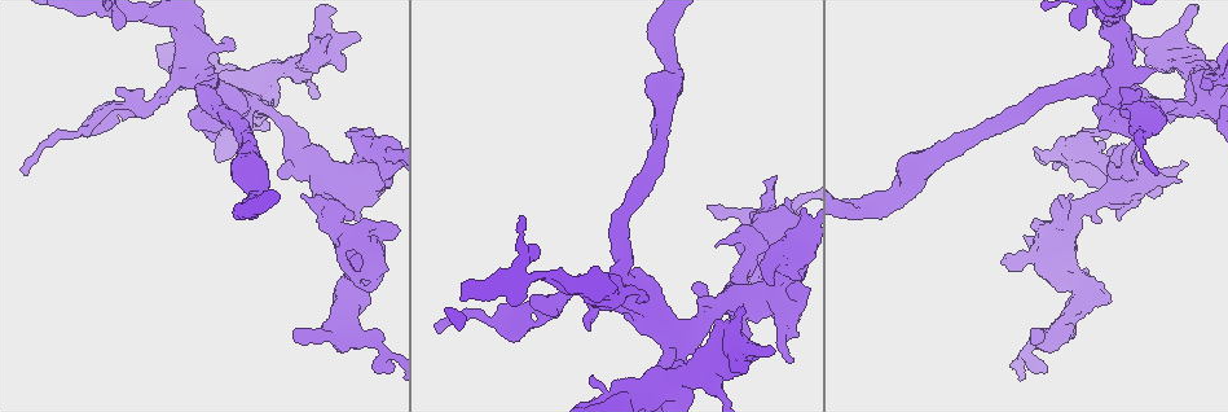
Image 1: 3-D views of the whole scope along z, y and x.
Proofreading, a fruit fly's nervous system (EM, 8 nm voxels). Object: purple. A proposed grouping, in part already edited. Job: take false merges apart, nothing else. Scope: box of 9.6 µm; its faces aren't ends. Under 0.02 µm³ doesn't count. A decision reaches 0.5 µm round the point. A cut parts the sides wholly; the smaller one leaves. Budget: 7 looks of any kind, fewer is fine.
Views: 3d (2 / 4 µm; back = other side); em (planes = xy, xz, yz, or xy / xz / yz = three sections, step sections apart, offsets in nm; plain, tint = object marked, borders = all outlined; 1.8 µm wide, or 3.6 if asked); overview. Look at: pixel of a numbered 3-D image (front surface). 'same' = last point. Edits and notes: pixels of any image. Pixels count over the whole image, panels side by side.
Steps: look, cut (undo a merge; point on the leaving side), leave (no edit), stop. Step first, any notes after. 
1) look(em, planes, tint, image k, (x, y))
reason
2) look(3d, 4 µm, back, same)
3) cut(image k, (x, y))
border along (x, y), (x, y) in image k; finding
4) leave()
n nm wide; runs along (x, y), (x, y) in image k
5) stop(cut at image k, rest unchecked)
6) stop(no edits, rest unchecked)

look(3d, 2 µm, image 1, (593, 315))
closes a loop

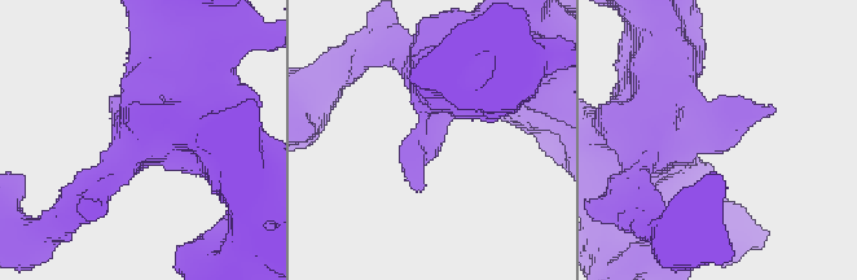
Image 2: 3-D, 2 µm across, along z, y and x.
look(em, xz, step 4, tint, image 2, (425, 135))
arms of 180, 420 nm

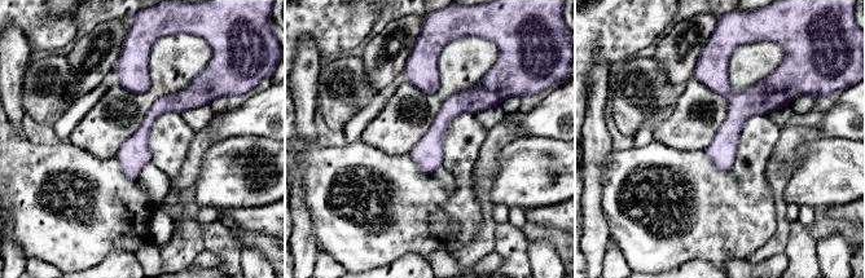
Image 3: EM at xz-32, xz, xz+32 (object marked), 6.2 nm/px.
look(em, planes, tint, same)

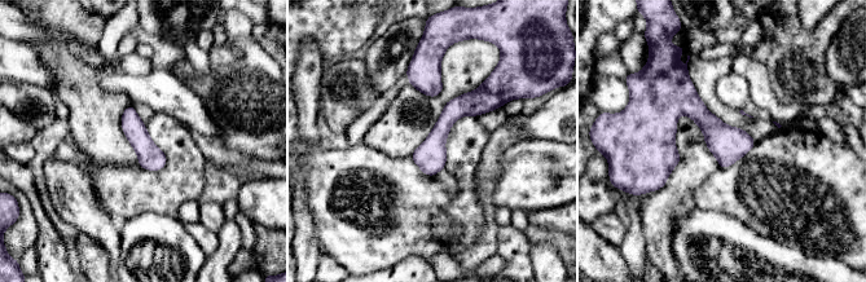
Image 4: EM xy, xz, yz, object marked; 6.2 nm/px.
leave()
runs along (645, 137), (694, 109), (751, 142) in image 4; all the same neuron

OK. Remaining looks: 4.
look(em, planes, tint, image 1, (368, 150))

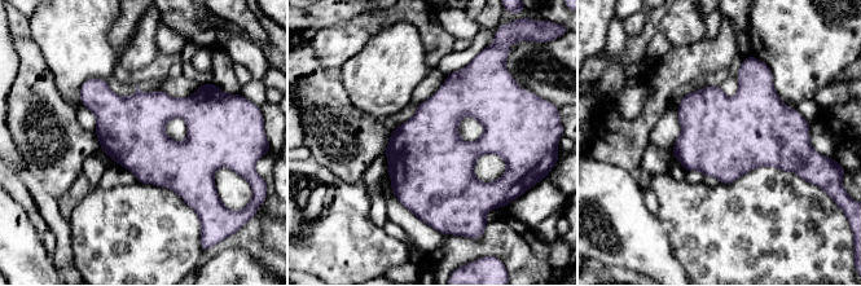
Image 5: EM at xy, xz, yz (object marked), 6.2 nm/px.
leave()
420 nm wide; all the same neuron

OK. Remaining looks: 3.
look(3d, 4 µm, image 1, (351, 334))
thick turns thin

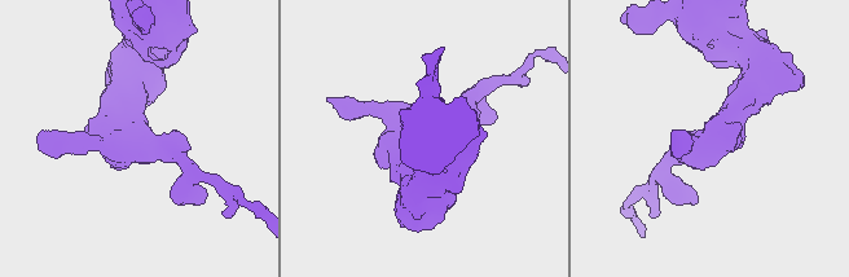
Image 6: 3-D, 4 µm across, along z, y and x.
look(em, xz, step 8, tint, image 6, (135, 138))

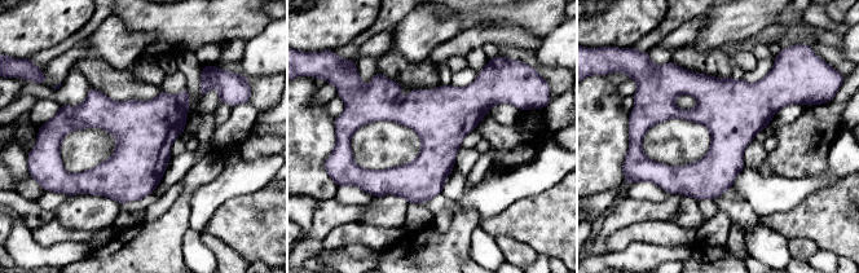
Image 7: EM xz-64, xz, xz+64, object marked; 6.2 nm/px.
look(em, planes, borders, same)

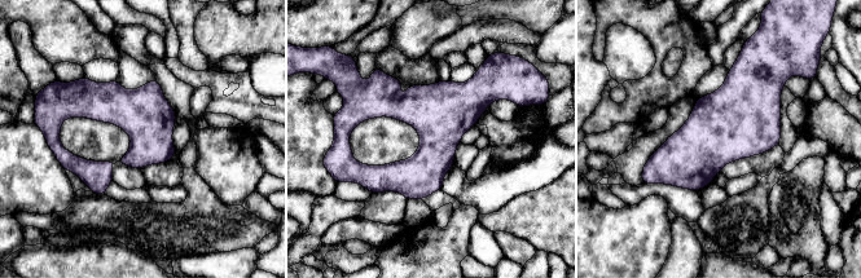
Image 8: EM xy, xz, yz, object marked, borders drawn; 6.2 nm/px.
leave()
all the same neuron

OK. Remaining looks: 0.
stop(no edits, rest unchecked)

